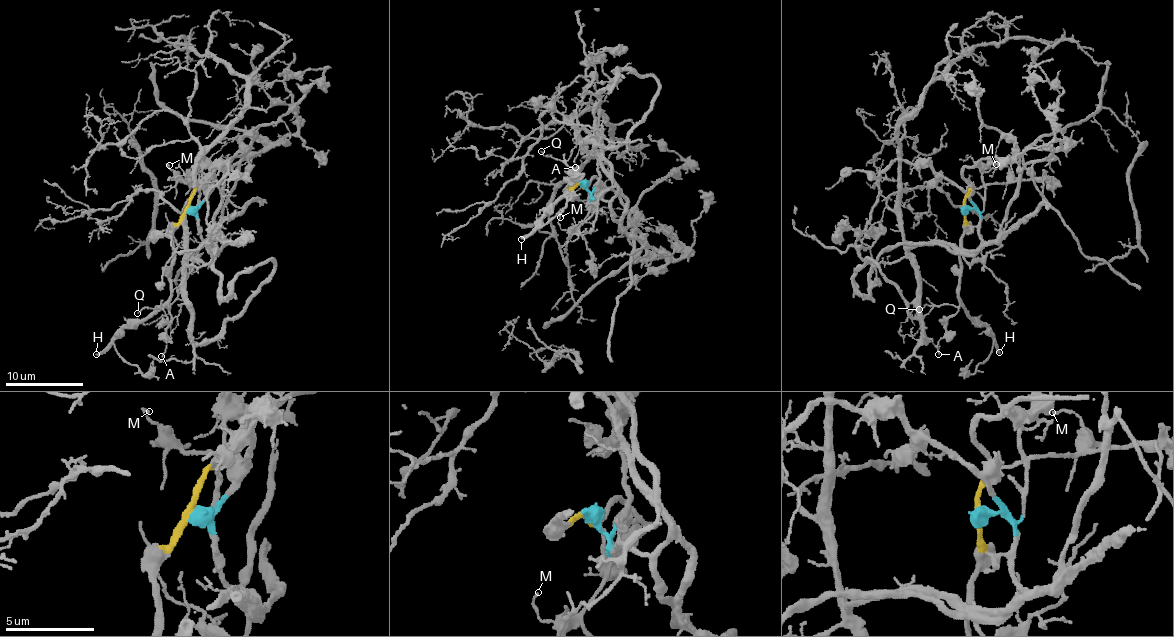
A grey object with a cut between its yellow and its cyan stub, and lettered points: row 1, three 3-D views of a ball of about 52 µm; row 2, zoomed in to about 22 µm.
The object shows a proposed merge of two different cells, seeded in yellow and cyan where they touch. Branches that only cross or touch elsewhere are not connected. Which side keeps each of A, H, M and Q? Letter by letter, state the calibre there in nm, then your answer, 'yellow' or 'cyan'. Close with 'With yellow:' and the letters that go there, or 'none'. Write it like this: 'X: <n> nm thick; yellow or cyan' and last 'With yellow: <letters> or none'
A: 130 nm thick; yellow
H: 260 nm thick; yellow
M: 120 nm thick; yellow
Q: 110 nm thick; yellow
With yellow: A, H, M, Q

